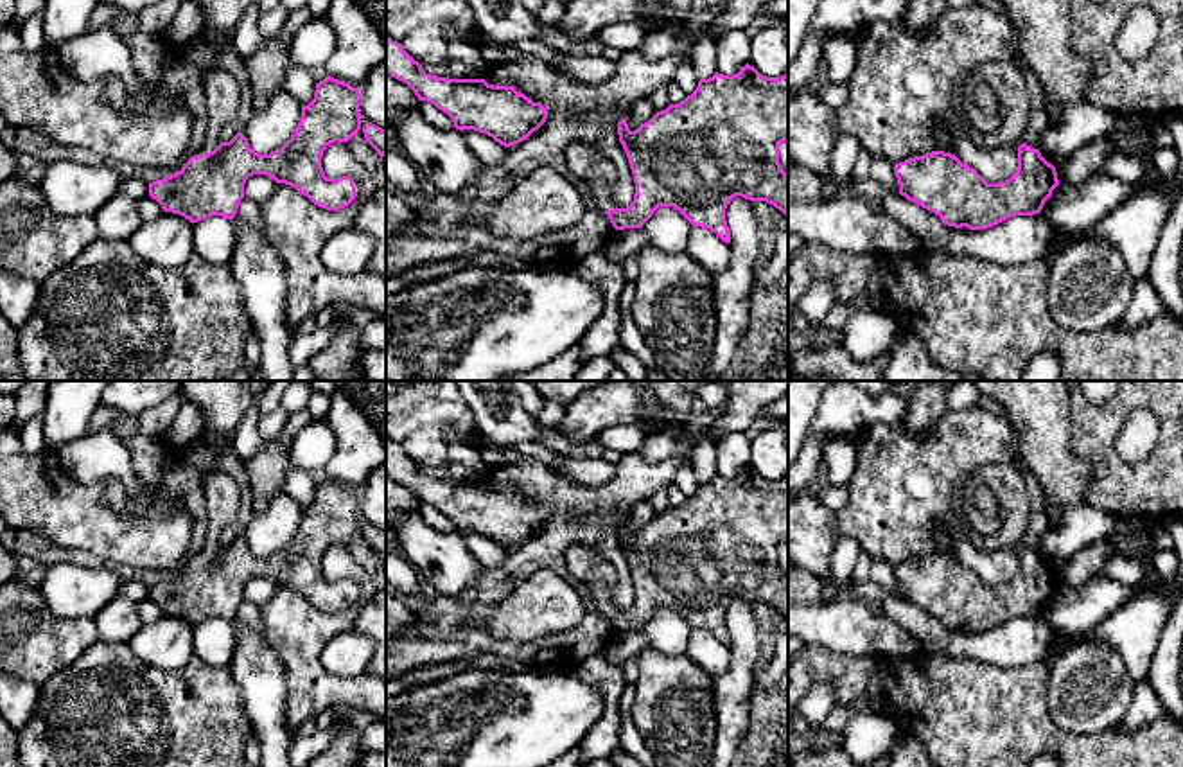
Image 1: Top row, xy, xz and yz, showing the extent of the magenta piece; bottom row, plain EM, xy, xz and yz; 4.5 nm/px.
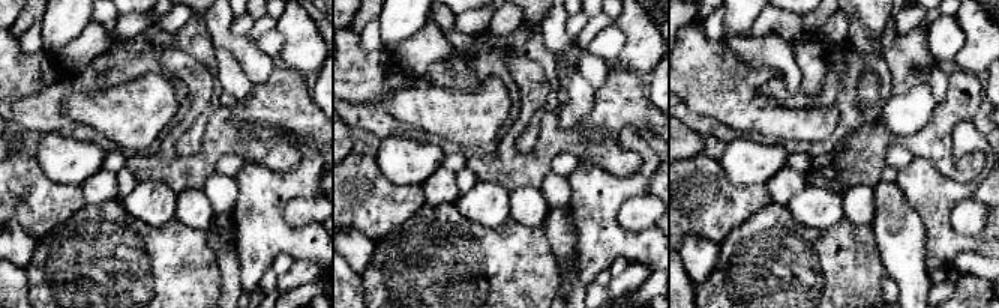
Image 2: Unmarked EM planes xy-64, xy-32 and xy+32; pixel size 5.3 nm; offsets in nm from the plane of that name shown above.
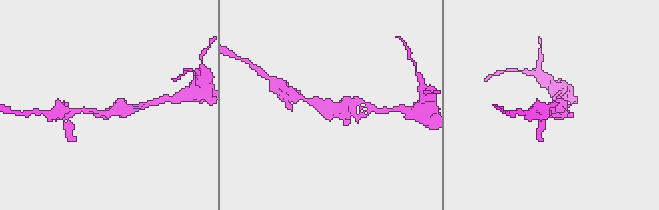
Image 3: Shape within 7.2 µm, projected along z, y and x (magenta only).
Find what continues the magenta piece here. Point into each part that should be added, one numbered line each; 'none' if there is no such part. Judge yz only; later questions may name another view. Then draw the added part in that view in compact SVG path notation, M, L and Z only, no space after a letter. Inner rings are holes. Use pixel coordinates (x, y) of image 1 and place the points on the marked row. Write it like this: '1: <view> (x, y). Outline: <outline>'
1: yz (1006, 79). Outline: M1009 61L982 63L975 68L975 74L993 88L1000 104L1002 124L995 131L993 140L1018 149L1032 108L1023 74Z

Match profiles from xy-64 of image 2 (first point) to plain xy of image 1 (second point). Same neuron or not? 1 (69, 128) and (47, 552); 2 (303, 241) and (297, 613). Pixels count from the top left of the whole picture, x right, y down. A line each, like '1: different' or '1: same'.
1: same
2: same

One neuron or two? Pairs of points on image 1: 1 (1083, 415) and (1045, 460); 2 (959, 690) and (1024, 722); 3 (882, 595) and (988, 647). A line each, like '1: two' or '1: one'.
1: two
2: one
3: one

